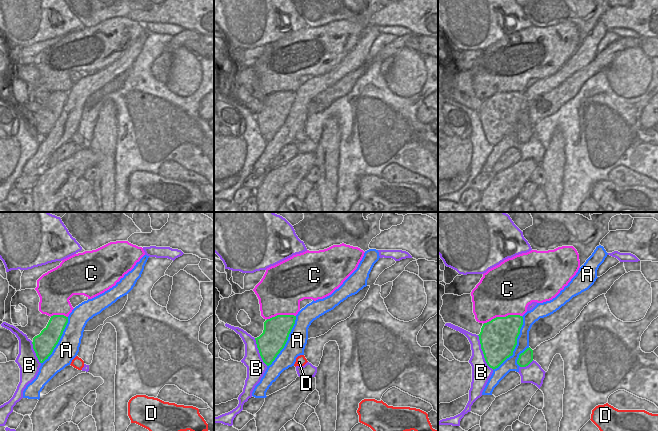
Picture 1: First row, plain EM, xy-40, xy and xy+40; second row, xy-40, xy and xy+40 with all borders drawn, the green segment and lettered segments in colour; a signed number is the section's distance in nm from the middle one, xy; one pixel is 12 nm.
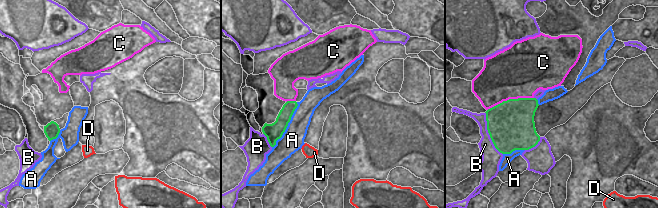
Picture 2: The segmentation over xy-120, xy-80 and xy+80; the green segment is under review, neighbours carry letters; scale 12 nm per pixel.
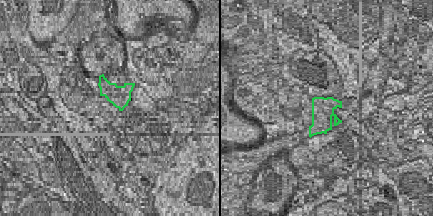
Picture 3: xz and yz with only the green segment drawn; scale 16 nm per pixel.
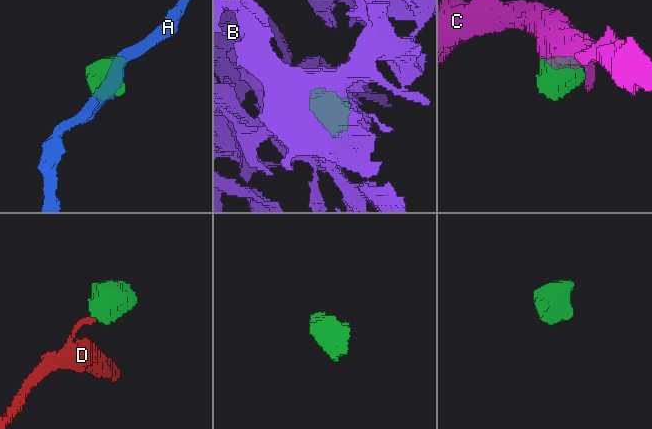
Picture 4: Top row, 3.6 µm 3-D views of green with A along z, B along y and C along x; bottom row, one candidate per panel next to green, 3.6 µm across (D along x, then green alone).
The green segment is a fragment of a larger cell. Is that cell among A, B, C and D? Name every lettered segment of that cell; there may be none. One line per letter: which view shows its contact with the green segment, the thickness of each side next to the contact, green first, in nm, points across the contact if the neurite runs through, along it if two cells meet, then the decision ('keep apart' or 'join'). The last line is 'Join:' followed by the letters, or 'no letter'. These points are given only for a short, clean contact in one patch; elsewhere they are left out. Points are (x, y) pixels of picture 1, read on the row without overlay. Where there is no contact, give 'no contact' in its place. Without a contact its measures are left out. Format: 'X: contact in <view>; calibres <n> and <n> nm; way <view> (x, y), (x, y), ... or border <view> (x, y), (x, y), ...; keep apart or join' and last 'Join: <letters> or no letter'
A: contact in xy+40; calibres 460 and 150 nm; keep apart
B: contact in xy+40; calibres 440 and 240 nm; keep apart
C: contact in xy+40; calibres 460 and 480 nm; keep apart
D: no contact; join
Join: D

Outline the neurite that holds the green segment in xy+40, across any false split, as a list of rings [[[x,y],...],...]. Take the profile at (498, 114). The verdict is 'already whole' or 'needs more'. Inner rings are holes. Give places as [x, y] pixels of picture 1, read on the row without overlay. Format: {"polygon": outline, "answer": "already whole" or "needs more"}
{"polygon": [[[520,91],[496,93],[484,99],[478,111],[487,141],[493,146],[513,131],[523,101]]], "answer": "already whole"}

